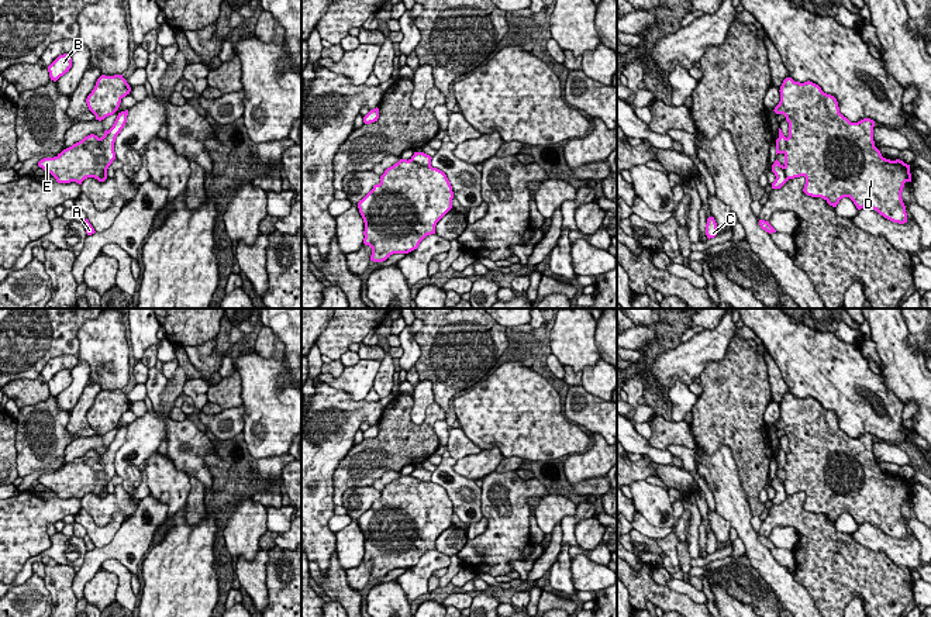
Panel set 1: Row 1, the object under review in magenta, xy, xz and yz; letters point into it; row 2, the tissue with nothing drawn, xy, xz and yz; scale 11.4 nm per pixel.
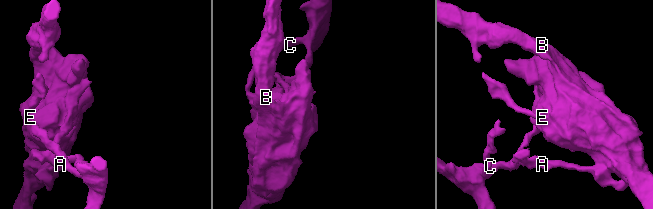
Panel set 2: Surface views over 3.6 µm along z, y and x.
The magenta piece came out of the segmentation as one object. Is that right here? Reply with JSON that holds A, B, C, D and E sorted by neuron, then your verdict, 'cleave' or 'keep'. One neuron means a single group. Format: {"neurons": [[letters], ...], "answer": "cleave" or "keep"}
{"neurons": [["A", "C"], ["B", "D", "E"]], "answer": "cleave"}

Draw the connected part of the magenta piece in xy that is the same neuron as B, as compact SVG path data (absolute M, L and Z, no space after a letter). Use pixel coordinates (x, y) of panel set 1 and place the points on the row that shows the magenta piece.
M69 54L59 55L49 66L49 77L56 82L61 76L63 76L72 68L72 58Z

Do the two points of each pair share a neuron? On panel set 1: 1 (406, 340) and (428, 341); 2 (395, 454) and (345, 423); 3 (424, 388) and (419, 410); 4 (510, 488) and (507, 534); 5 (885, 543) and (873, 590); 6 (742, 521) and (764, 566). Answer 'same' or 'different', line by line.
1: different
2: different
3: same
4: same
5: different
6: same

